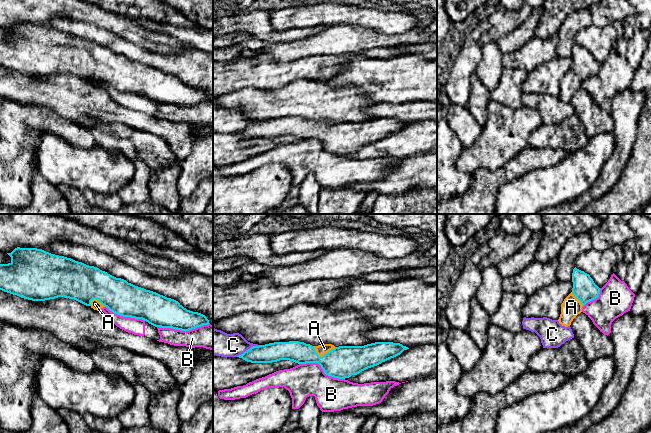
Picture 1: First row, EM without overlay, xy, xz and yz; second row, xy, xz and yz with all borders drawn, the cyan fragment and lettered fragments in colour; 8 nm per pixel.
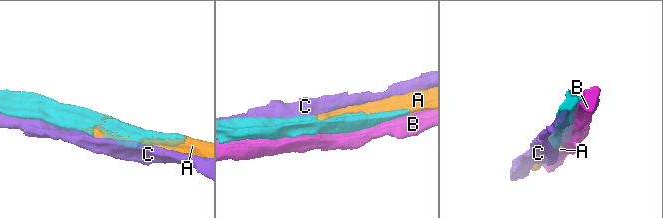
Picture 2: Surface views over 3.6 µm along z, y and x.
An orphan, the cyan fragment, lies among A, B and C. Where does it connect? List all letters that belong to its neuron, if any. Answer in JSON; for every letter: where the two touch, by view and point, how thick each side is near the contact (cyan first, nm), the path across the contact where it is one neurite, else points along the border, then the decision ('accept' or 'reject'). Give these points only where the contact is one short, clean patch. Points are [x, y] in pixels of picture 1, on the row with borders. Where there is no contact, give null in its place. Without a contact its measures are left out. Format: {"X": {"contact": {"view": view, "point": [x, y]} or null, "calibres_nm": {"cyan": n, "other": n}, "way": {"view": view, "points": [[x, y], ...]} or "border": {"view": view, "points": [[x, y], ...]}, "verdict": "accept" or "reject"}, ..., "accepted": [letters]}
{"A": {"contact": {"view": "xz", "point": [323, 355]}, "calibres_nm": {"cyan": 260, "other": 80}, "verdict": "accept"}, "B": {"contact": {"view": "xy", "point": [183, 330]}, "calibres_nm": {"cyan": 260, "other": 200}, "verdict": "reject"}, "C": {"contact": {"view": "xz", "point": [248, 349]}, "calibres_nm": {"cyan": 160, "other": 200}, "verdict": "reject"}, "accepted": ["A"]}

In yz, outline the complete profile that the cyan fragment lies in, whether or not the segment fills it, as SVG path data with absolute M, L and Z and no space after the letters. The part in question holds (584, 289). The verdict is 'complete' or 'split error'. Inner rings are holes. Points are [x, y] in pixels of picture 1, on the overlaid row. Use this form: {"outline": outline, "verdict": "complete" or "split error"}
{"outline": "M577 269L572 273L572 292L561 304L561 314L558 319L562 326L568 327L573 319L582 312L582 307L600 294L600 288L594 283L589 274Z", "verdict": "split error"}

